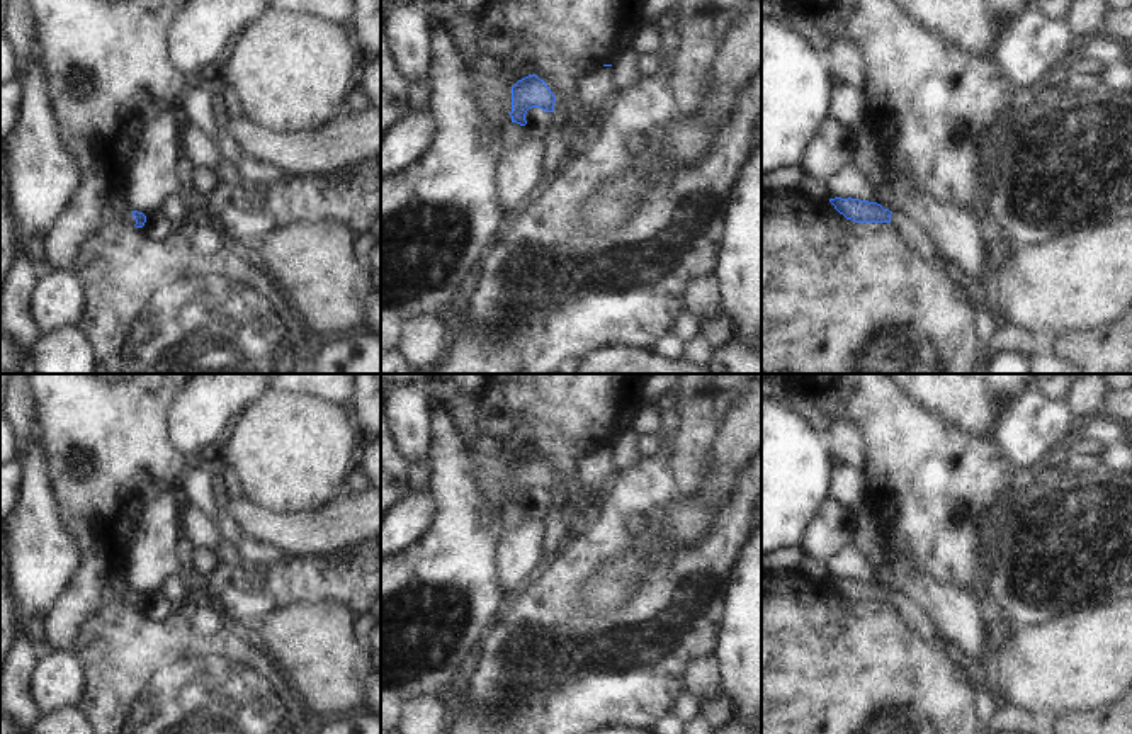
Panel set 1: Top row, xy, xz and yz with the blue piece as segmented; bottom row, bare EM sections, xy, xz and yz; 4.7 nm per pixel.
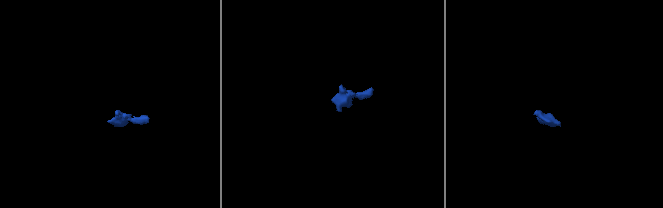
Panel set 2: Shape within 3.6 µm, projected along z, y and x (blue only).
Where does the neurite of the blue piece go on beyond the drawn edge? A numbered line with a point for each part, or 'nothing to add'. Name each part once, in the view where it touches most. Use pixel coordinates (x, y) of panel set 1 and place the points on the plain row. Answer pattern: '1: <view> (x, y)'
1: xz (514, 513)

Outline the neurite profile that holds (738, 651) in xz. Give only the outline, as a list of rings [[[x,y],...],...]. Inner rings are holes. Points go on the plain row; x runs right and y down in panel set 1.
[[[761,525],[734,562],[734,578],[717,647],[722,690],[733,703],[733,720],[761,729]]]

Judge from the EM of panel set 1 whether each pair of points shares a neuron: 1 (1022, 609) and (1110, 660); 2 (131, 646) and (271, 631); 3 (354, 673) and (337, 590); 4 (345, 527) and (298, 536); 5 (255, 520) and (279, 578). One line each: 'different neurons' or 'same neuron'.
1: different neurons
2: different neurons
3: different neurons
4: same neuron
5: different neurons

